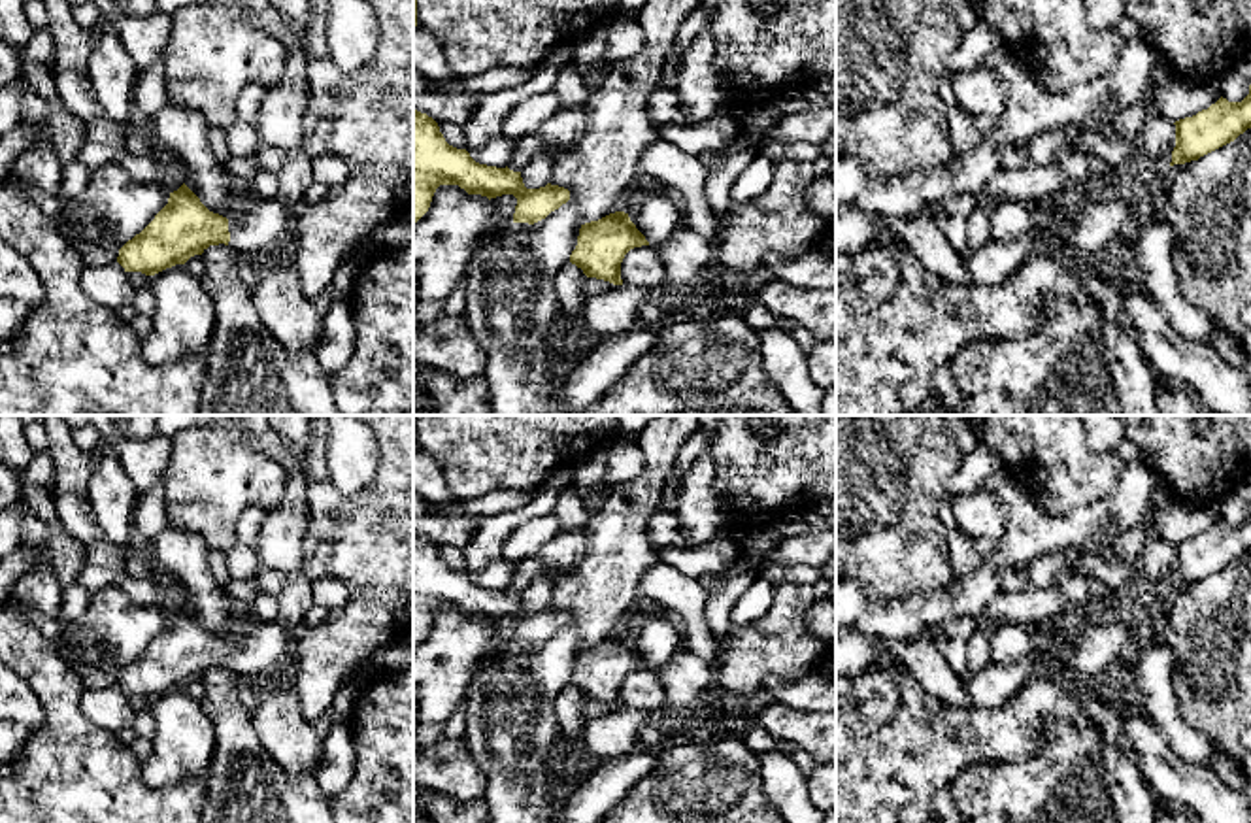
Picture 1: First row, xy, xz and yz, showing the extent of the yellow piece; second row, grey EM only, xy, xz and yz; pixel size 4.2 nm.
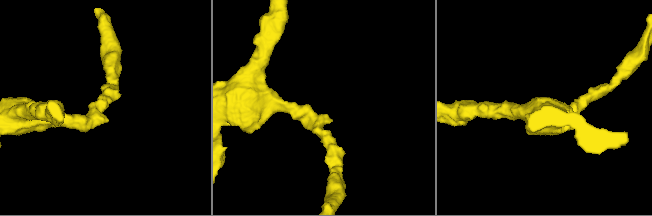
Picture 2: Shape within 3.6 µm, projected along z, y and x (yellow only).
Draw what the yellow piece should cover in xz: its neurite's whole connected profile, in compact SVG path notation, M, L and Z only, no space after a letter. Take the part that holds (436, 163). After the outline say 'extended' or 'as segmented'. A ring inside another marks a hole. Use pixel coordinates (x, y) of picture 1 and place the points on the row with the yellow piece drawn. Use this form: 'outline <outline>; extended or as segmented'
outline M413 108L413 225L428 211L440 185L459 185L468 194L517 198L513 223L534 225L570 200L570 191L547 183L526 189L521 172L475 162L466 149L449 145L438 123Z; as segmented

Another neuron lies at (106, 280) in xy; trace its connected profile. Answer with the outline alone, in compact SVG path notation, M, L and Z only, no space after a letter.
M119 262L83 268L81 283L92 300L111 308L130 304L134 298L134 287Z

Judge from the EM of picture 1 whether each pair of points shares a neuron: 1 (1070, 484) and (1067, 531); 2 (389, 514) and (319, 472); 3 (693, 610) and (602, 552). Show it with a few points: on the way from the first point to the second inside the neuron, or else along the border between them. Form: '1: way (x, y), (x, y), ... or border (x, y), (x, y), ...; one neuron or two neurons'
1: border (1031, 491), (1051, 516), (1067, 516), (1110, 497); two neurons
2: way (368, 514), (348, 514), (327, 493); one neuron
3: border (657, 559), (640, 582), (640, 604); two neurons

